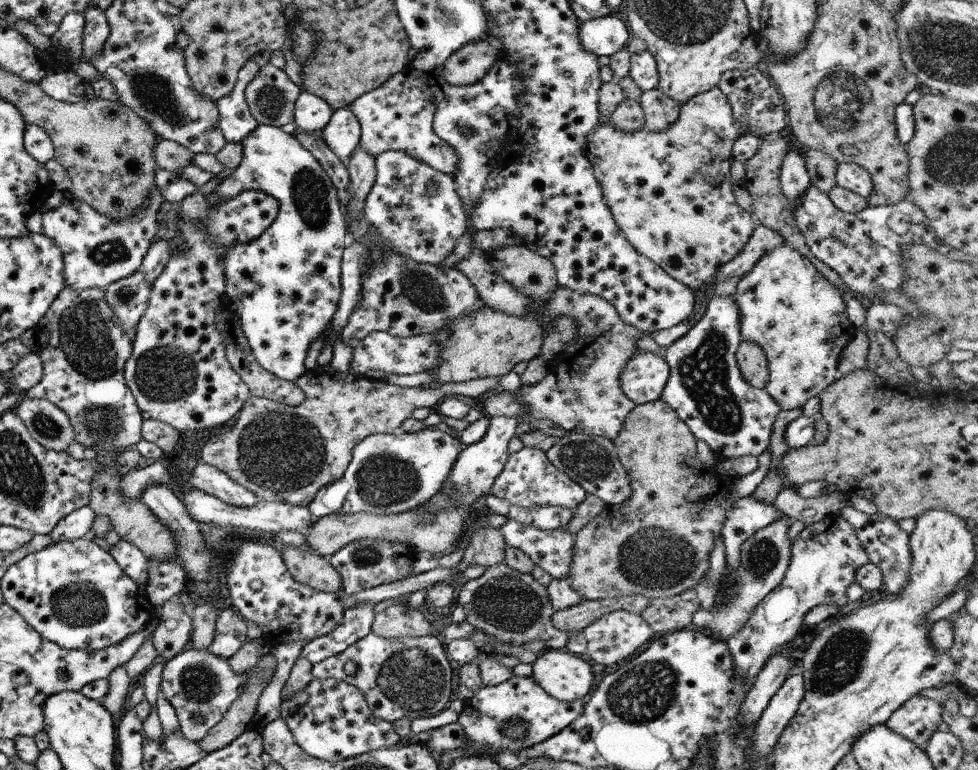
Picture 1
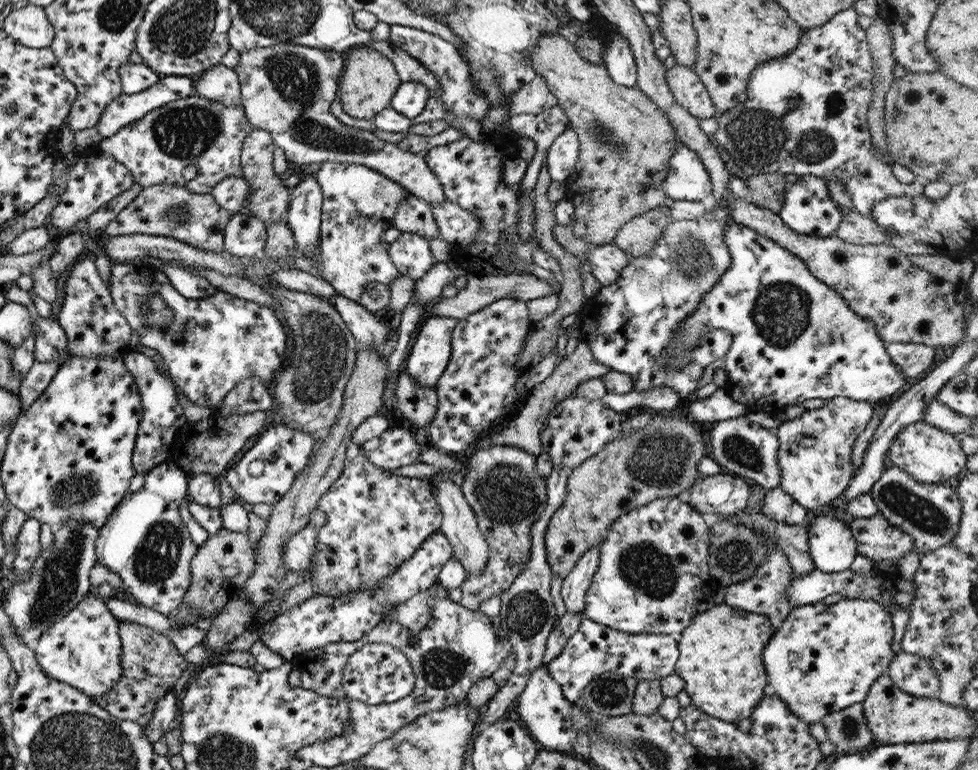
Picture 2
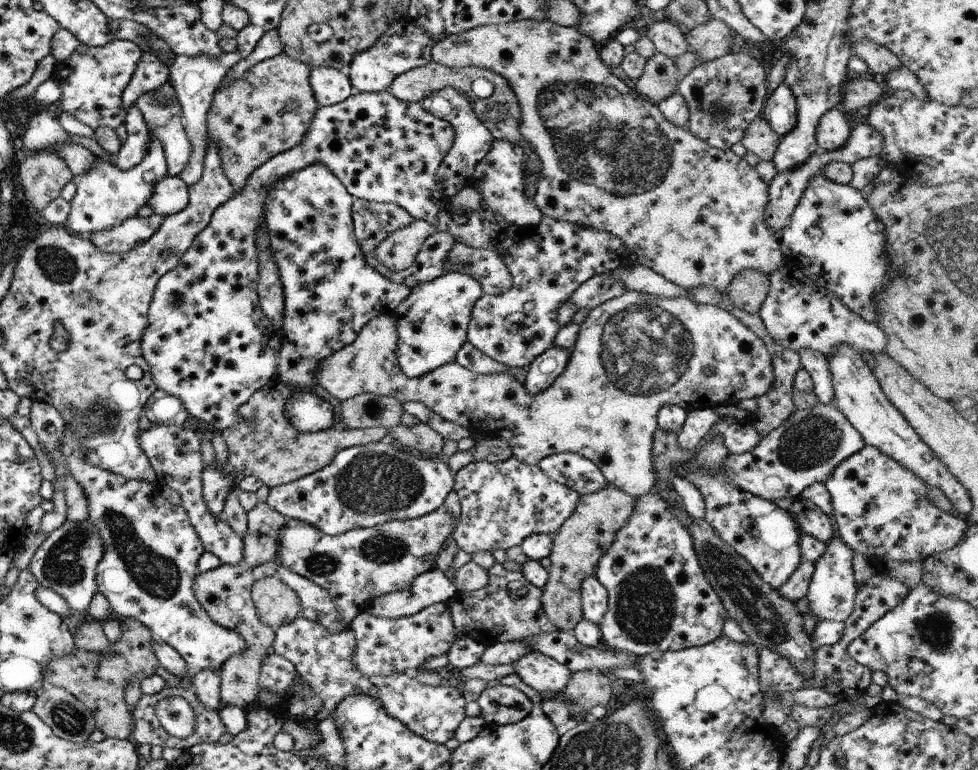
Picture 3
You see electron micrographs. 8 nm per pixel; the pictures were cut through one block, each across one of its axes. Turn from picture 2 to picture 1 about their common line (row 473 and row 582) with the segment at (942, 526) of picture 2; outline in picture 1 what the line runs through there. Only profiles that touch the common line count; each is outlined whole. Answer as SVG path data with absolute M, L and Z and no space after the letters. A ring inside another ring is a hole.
M850 504L842 509L842 518L852 524L860 544L869 556L869 562L875 564L882 572L882 585L888 592L888 596L896 596L904 592L904 586L908 584L910 568L912 568L912 550L910 550L910 534L903 530L896 520L876 512L876 514L866 514L856 510Z

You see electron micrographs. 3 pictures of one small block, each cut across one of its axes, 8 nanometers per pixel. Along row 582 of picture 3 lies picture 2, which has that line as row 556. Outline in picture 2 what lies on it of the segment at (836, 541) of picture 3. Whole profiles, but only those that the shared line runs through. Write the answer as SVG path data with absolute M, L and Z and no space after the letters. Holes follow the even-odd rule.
M814 516L805 524L814 567L821 572L849 570L857 556L857 542L848 521L836 516Z

